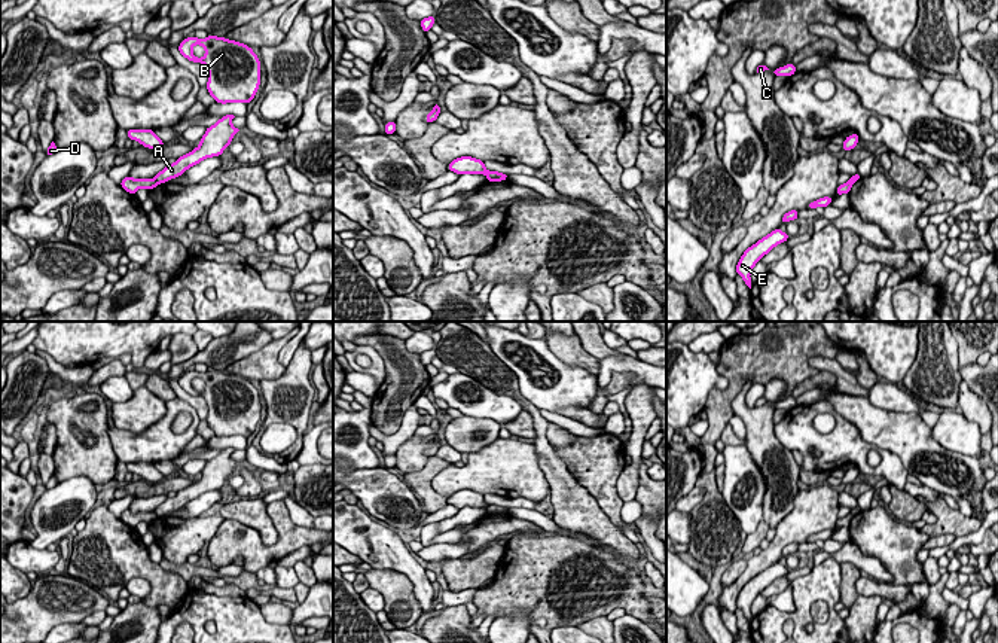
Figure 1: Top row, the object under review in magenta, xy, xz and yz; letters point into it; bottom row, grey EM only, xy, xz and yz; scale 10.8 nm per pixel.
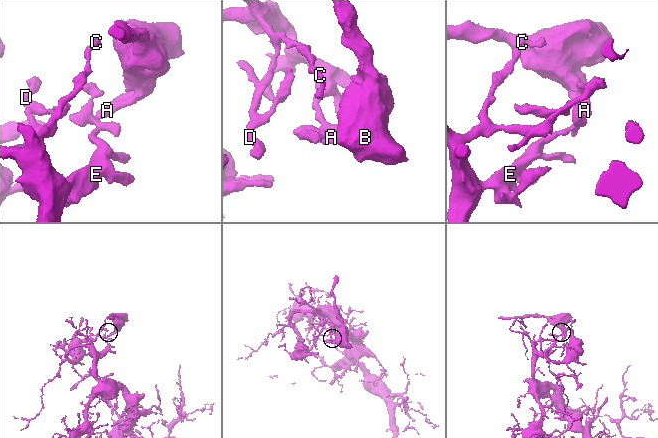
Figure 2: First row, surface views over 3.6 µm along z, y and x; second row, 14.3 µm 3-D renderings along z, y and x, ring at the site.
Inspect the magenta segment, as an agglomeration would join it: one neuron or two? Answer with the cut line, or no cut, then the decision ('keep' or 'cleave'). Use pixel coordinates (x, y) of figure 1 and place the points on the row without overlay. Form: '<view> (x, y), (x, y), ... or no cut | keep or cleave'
xy (153, 512), (158, 517) | cleave

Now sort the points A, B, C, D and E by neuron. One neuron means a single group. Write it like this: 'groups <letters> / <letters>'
groups A B / C D E

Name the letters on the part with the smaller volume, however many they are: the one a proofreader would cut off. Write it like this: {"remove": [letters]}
{"remove": ["A", "B"]}

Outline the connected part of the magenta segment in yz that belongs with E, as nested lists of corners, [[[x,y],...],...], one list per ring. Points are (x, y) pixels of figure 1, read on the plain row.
[[[779,561],[773,563],[770,567],[759,573],[756,578],[748,580],[736,598],[736,607],[742,610],[744,616],[751,622],[753,615],[750,607],[756,597],[767,588],[773,580],[788,573],[788,567],[782,566]]]

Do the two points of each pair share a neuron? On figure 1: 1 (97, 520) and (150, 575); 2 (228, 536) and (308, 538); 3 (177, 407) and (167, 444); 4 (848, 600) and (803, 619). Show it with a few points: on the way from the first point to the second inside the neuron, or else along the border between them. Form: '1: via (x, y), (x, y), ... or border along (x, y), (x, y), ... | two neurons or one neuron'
1: via (109, 533), (137, 561) | one neuron
2: via (247, 544), (255, 551), (278, 551), (289, 541) | one neuron
3: via (170, 416), (165, 421), (165, 435) | one neuron
4: border along (841, 564), (839, 600) | two neurons

